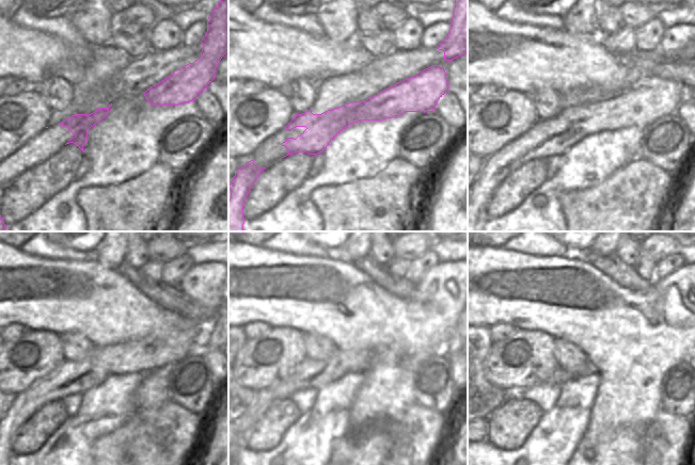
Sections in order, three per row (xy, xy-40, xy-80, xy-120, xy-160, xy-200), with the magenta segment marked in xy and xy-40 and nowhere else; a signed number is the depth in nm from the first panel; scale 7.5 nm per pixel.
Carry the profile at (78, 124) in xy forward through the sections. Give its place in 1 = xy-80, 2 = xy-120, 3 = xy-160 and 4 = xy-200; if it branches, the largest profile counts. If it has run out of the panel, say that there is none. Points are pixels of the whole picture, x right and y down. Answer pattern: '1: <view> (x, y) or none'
1: xy-80 (640, 106)
2: xy-120 (153, 352)
3: xy-160 (317, 374)
4: xy-200 (561, 377)

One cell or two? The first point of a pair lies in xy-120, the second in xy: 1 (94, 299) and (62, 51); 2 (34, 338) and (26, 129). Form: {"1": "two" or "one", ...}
{"1": "one", "2": "one"}

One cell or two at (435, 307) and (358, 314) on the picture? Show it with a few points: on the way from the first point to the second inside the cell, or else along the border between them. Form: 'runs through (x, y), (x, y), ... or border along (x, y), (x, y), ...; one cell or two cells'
runs through (415, 314), (377, 314); one cell

